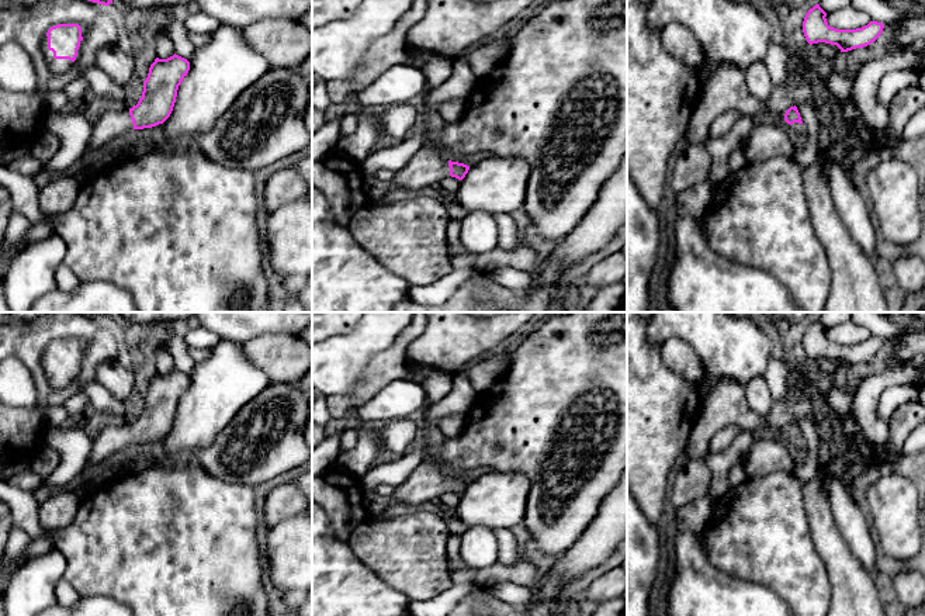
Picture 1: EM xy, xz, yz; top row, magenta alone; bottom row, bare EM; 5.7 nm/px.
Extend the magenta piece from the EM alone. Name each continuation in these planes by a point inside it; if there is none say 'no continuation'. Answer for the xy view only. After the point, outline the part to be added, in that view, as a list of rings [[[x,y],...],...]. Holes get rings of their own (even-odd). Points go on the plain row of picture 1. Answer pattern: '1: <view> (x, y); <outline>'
1: xy (58, 381); [[[46,350],[42,354],[41,364],[45,370],[49,385],[53,390],[63,390],[65,387],[70,385],[73,377],[69,374],[55,374],[53,367],[48,364],[48,352]]]
2: xy (111, 436); [[[105,419],[94,429],[93,450],[84,471],[91,471],[96,466],[107,461],[115,453],[134,444],[129,423]]]

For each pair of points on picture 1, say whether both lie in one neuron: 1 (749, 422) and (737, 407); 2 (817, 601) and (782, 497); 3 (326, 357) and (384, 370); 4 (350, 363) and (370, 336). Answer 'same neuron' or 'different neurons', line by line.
1: same neuron
2: same neuron
3: different neurons
4: same neuron

